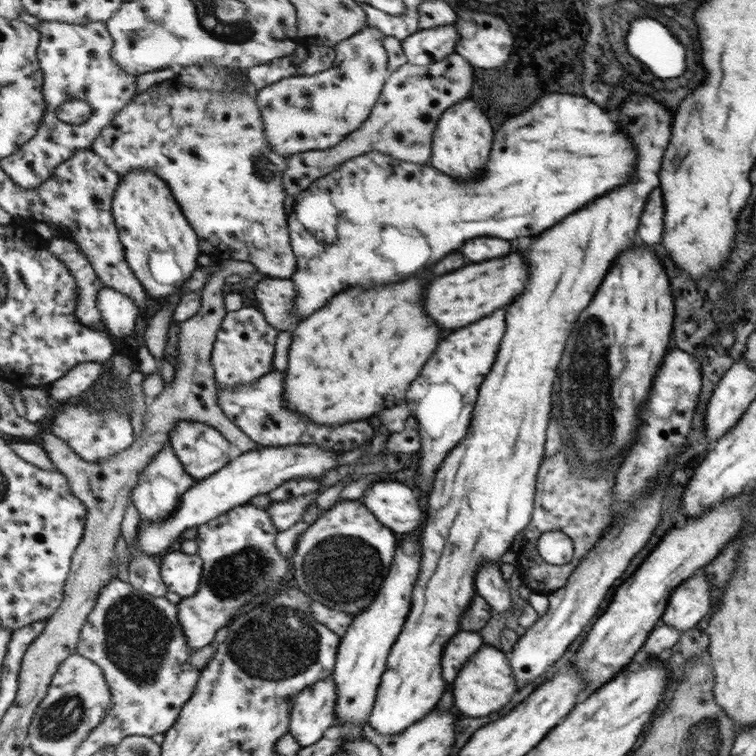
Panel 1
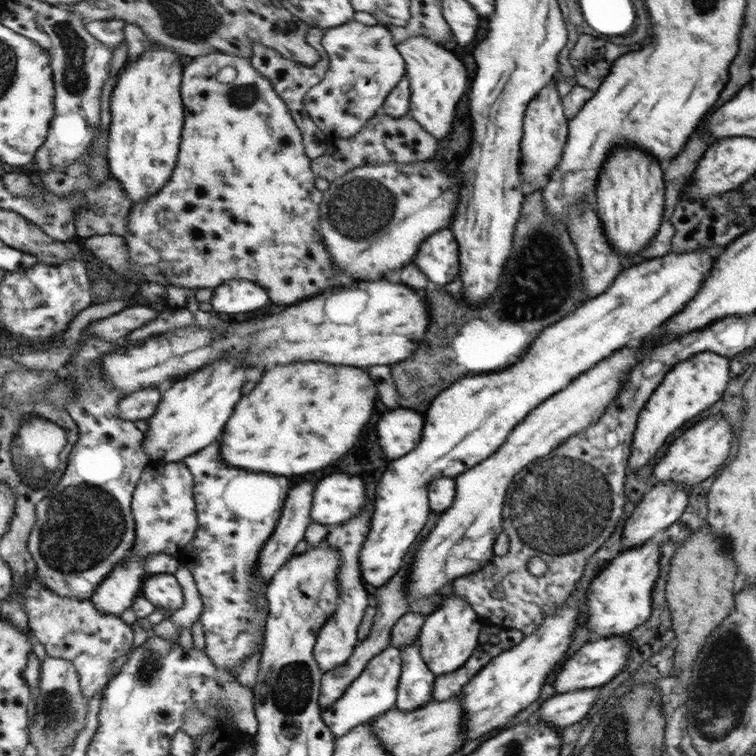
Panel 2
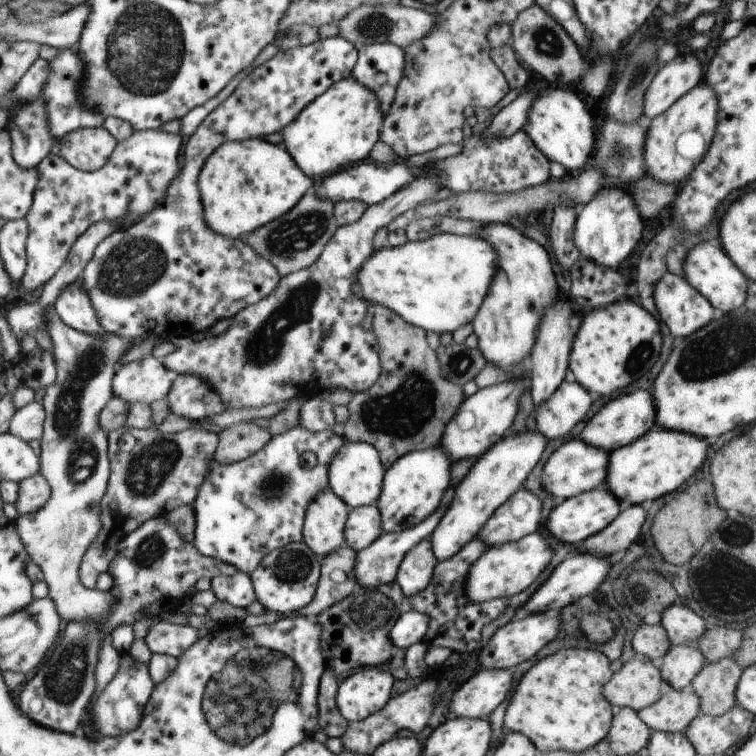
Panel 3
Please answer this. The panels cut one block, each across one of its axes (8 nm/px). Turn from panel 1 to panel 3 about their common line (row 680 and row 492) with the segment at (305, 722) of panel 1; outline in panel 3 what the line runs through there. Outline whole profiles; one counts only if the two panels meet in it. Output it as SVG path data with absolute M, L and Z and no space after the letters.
M329 488L309 502L302 541L320 557L344 545L344 529L351 508Z

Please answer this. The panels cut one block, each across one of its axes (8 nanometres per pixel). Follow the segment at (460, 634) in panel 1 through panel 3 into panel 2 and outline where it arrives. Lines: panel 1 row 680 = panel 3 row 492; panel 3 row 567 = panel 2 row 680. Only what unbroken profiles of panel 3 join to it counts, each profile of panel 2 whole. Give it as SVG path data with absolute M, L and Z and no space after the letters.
M389 644L365 665L363 672L345 689L343 696L321 715L325 726L328 726L335 737L345 736L345 733L353 730L357 725L372 721L381 713L394 708L402 664L403 655L400 649Z

